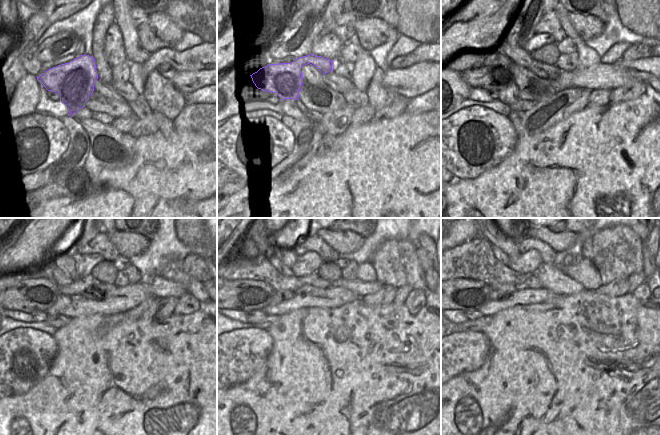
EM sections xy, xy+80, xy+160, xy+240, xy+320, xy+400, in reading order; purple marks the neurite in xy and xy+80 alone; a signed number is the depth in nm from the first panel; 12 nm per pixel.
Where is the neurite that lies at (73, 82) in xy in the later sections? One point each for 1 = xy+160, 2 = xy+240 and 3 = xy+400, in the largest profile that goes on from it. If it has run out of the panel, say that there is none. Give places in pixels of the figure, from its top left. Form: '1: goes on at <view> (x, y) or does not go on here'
1: goes on at xy+160 (493, 71)
2: goes on at xy+240 (30, 296)
3: goes on at xy+400 (464, 295)

